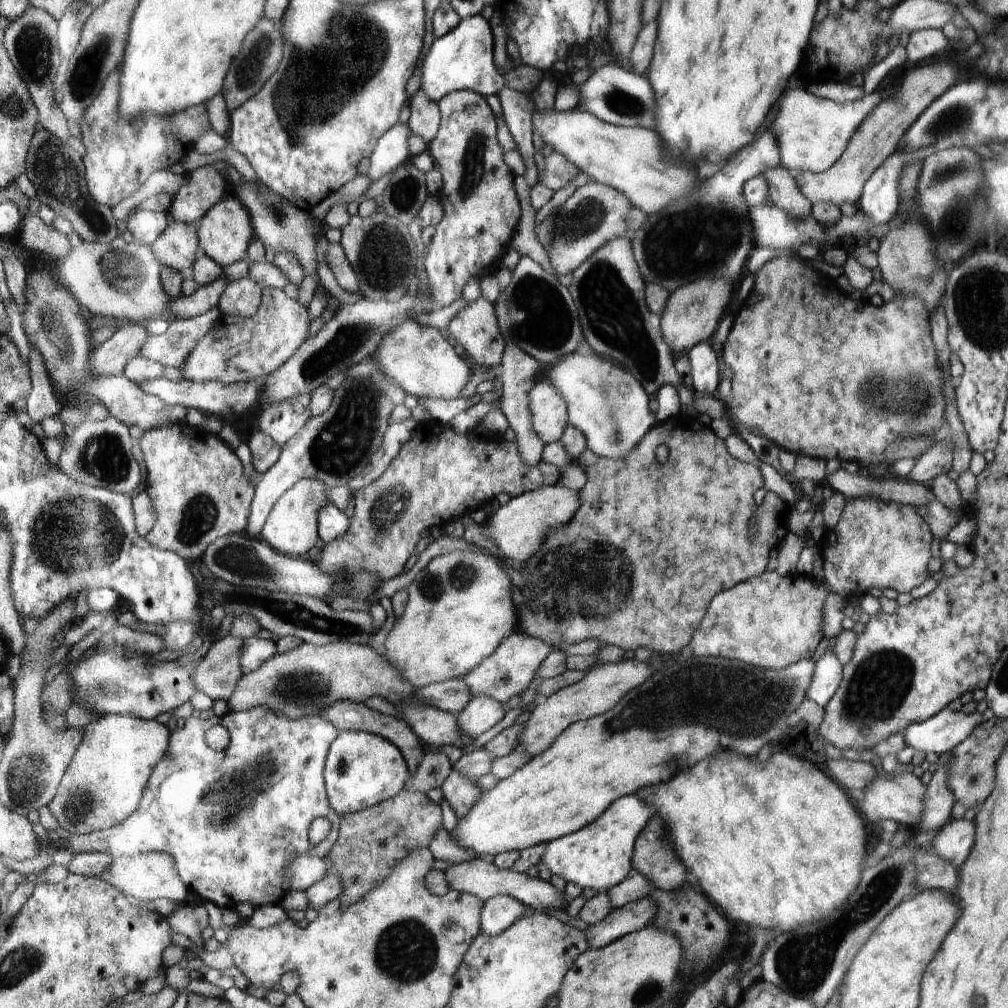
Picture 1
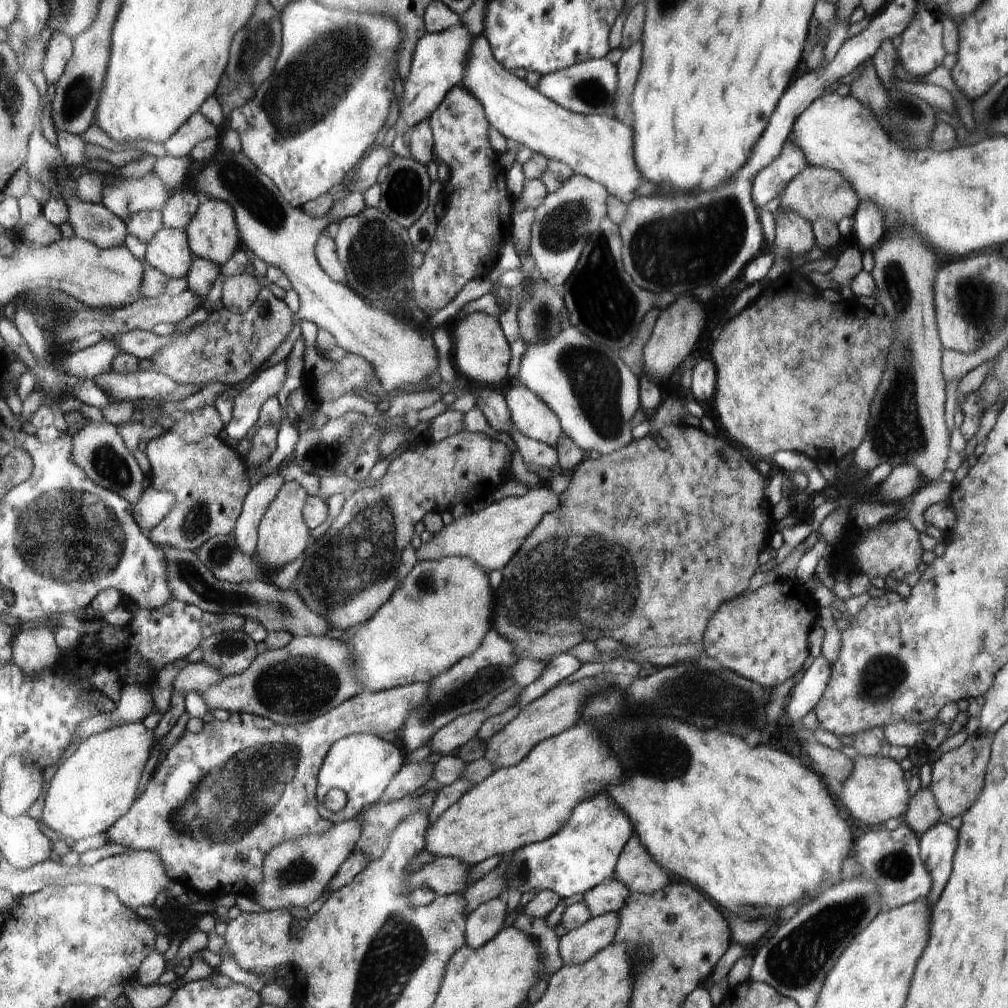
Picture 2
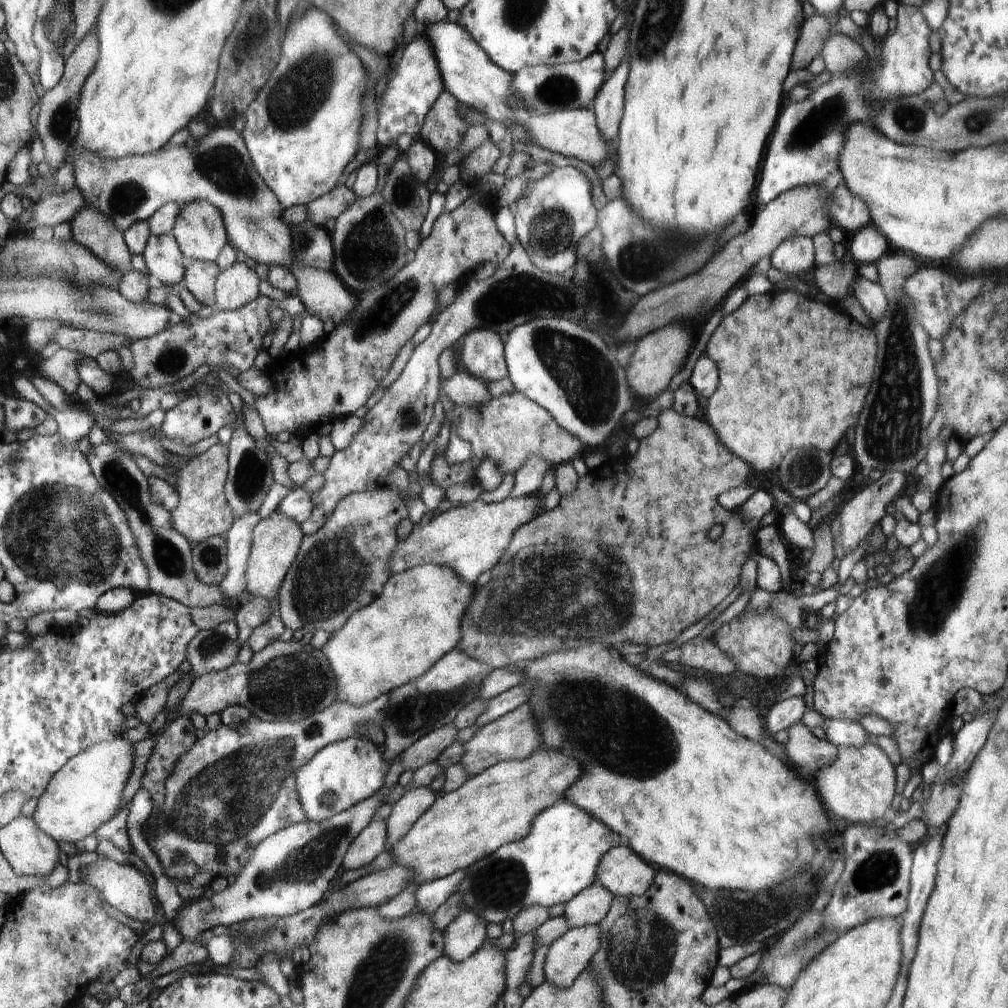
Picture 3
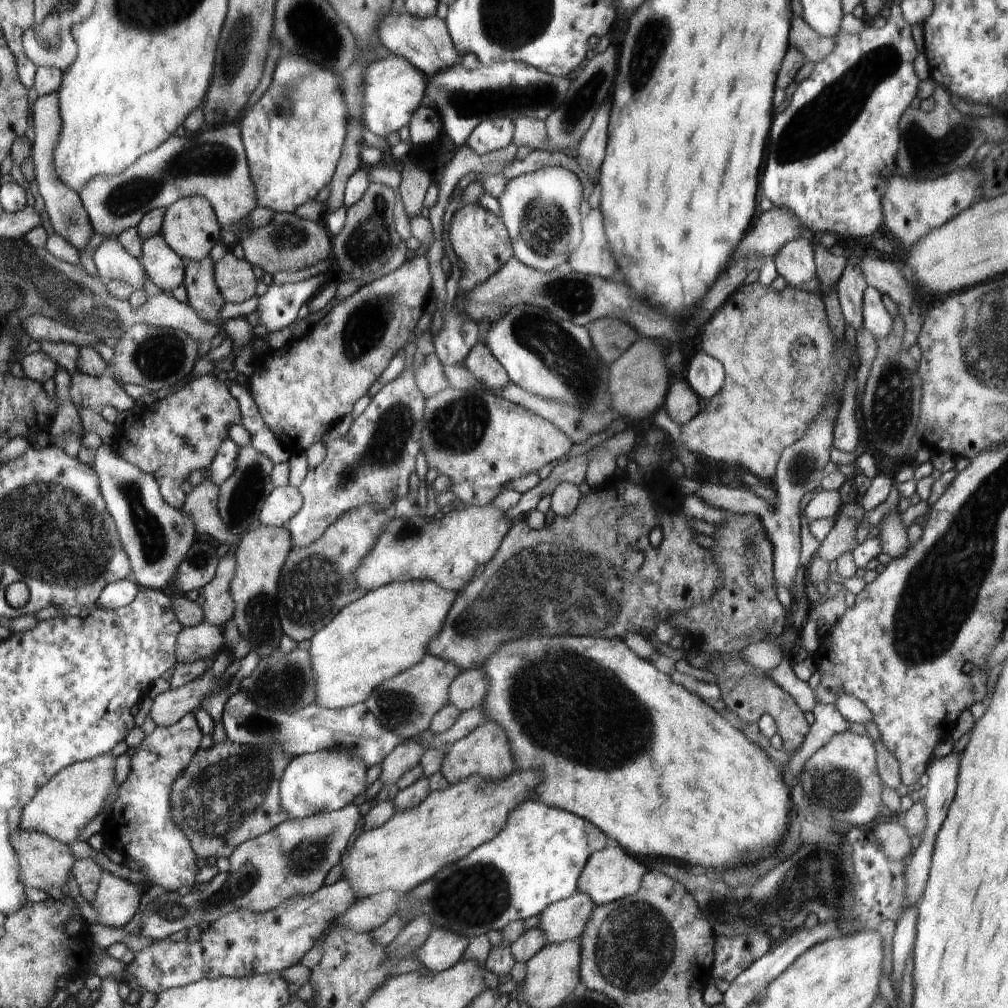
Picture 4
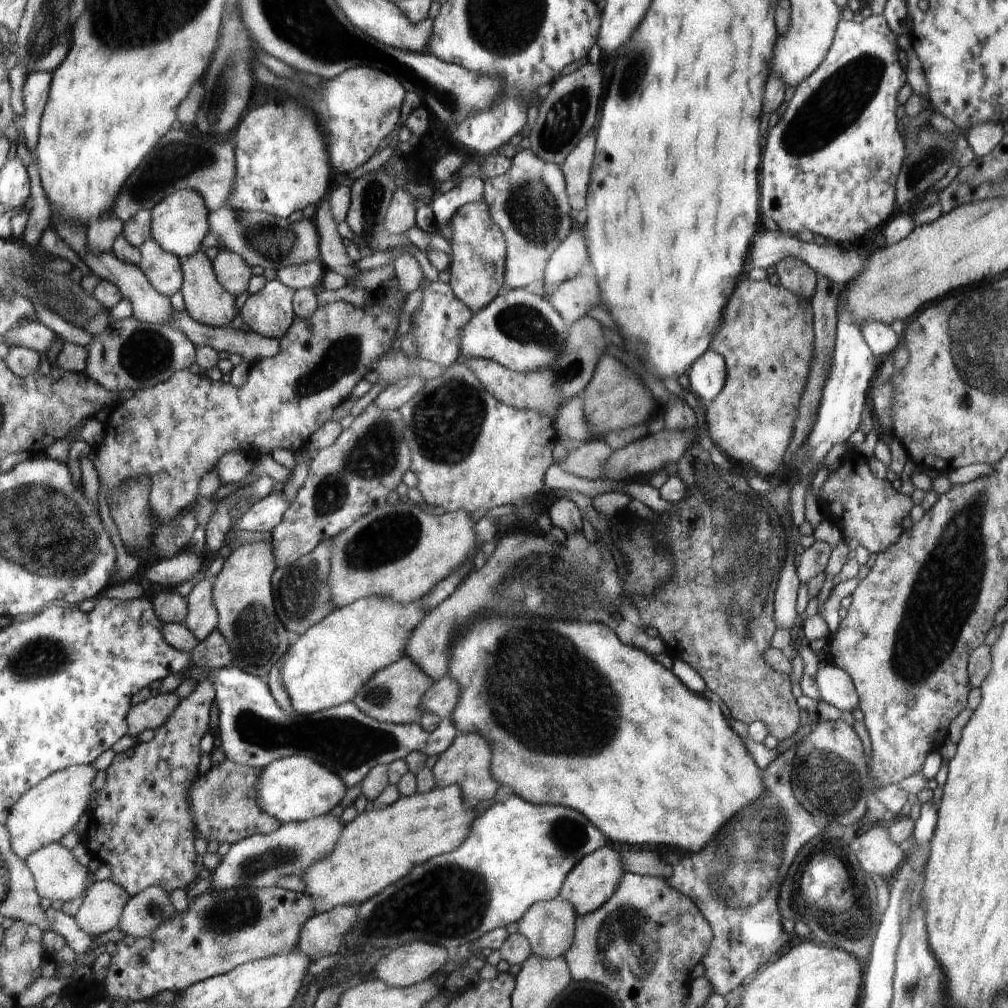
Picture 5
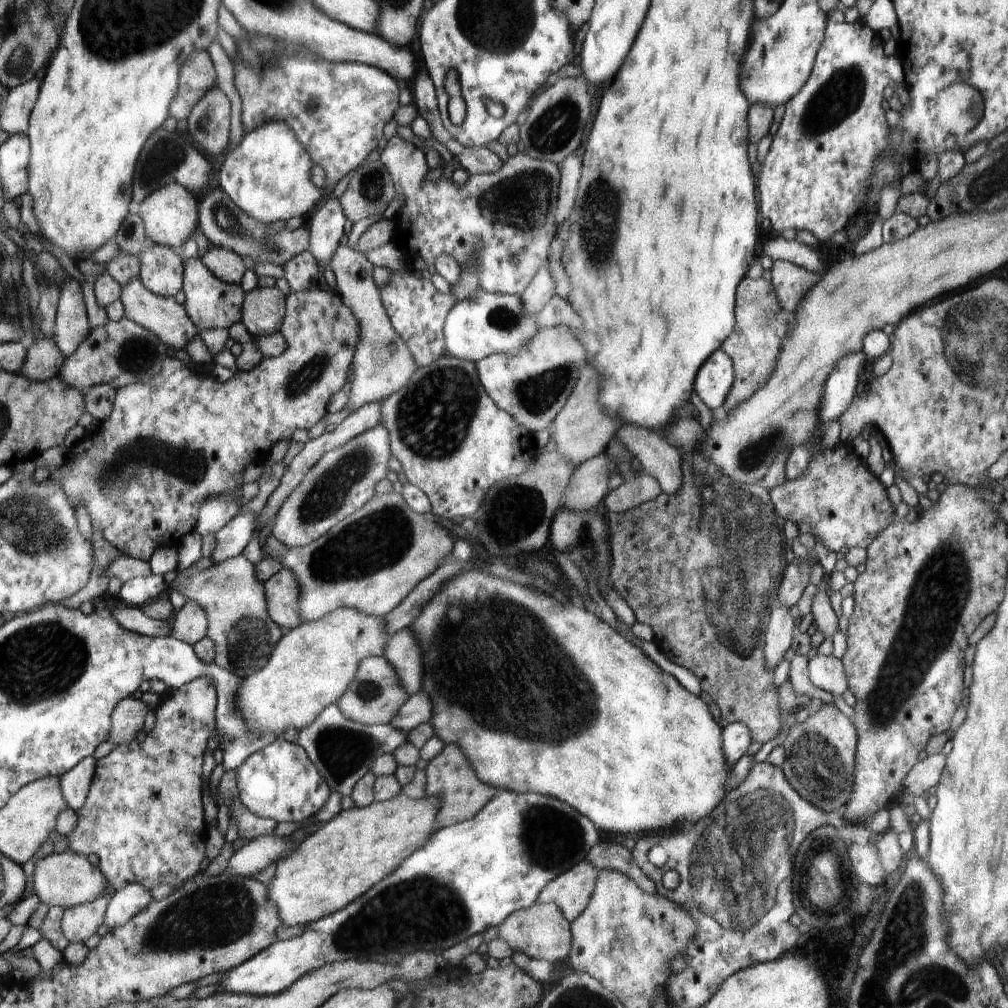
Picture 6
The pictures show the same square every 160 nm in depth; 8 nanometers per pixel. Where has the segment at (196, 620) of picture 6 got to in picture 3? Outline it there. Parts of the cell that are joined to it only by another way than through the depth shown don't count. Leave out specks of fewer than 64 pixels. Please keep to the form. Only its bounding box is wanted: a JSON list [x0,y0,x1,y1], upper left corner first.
[218,512,261,606]

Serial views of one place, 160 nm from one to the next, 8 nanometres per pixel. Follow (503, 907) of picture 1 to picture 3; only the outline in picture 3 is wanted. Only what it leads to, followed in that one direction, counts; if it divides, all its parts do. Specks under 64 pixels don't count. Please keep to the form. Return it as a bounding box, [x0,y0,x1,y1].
[444,909,487,961]

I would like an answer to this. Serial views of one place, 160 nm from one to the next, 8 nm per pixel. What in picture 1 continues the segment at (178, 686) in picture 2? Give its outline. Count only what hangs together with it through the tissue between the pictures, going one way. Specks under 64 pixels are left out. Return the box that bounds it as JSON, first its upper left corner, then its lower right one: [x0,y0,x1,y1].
[192,635,243,702]

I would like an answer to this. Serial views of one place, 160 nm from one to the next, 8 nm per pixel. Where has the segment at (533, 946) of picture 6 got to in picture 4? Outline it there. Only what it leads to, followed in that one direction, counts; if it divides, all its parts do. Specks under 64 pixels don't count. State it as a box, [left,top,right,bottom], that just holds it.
[538,892,597,942]

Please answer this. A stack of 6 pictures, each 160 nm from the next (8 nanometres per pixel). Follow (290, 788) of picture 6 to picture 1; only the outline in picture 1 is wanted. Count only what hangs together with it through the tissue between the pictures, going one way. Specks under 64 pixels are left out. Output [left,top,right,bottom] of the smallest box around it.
[325,730,407,816]

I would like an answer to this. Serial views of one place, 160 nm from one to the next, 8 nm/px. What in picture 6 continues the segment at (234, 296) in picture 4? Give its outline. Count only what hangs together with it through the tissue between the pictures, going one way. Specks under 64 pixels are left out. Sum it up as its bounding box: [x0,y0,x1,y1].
[203,246,246,284]

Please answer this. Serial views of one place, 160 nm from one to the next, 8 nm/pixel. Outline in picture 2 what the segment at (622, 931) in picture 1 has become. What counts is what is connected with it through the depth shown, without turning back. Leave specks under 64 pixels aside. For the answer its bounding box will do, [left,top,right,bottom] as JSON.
[559,913,619,964]

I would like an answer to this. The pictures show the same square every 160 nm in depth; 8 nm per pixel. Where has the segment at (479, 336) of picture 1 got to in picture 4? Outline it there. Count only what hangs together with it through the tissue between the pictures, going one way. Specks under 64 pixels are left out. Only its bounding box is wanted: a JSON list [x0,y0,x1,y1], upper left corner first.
[463,341,510,394]

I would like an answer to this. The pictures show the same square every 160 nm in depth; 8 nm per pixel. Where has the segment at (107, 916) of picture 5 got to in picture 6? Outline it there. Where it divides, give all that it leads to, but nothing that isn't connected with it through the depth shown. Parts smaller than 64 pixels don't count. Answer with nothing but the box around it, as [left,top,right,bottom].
[61,890,114,943]

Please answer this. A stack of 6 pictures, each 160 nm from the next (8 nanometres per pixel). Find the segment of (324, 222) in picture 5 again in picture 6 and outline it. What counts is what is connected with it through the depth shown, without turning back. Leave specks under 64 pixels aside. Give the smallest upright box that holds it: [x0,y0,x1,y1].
[327,245,420,412]

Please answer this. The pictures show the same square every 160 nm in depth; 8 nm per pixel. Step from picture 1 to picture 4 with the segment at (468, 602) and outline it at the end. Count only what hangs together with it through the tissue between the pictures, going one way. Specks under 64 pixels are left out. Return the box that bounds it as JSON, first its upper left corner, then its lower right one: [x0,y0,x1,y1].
[309,579,455,709]

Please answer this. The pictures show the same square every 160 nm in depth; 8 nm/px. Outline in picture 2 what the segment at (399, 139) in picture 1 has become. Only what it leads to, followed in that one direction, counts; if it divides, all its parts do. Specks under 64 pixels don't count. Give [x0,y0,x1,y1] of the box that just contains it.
[346,145,395,193]

